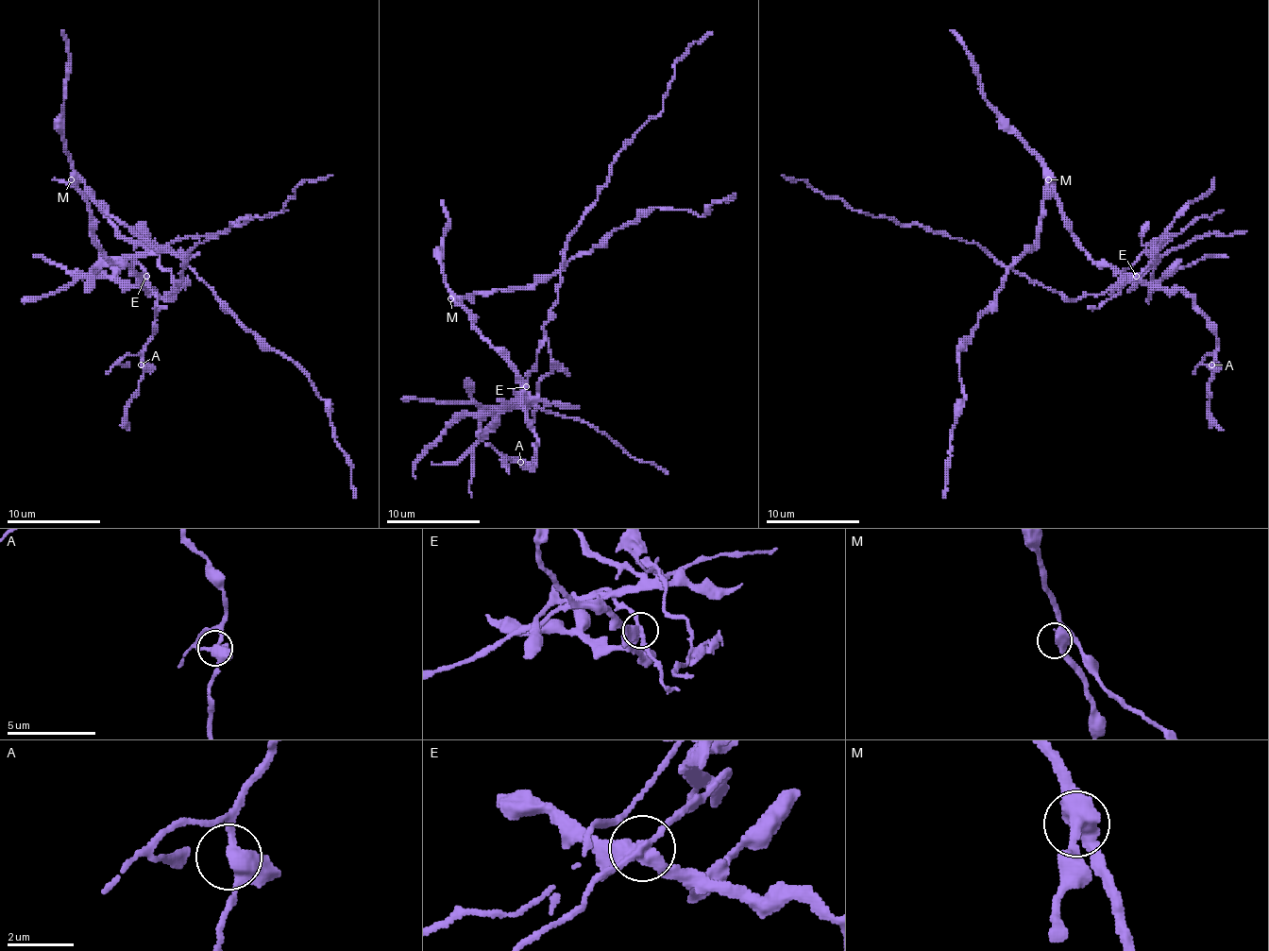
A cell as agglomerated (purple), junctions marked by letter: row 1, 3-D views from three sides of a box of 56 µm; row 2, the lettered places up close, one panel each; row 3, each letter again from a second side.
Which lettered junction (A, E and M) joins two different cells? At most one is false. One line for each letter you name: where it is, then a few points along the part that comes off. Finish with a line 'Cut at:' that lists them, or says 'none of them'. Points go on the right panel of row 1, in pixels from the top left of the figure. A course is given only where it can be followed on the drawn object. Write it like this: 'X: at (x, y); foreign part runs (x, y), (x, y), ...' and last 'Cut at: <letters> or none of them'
E: at (1136, 276); foreign part runs (1137, 276), (1151, 260), (1143, 252), (1099, 295), (1064, 299), (971, 243), (859, 211), (803, 179), (782, 175)
Cut at: E

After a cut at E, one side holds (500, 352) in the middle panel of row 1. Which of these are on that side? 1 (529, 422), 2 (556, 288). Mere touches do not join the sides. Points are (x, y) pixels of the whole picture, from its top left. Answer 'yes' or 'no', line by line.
1: yes
2: no

